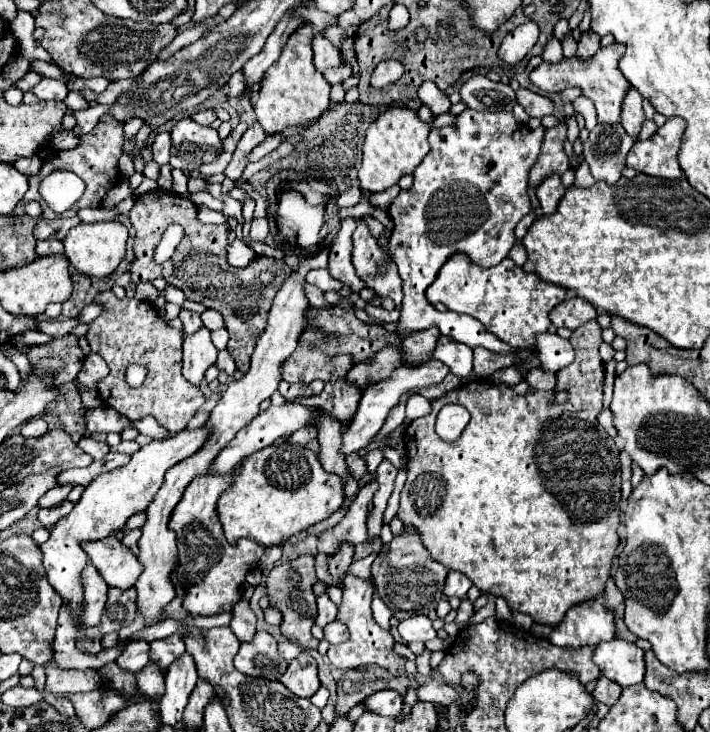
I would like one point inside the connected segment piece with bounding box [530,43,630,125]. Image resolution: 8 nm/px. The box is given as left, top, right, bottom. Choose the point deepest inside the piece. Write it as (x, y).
(599, 78)

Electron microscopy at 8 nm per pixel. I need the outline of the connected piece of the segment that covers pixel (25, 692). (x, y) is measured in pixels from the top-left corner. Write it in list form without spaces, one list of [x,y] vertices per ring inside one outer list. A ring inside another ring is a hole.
[[[12,687],[2,693],[2,701],[10,707],[26,707],[42,701],[42,695],[36,689],[26,689],[26,687]]]

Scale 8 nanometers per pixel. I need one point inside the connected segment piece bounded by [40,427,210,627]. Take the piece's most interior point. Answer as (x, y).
(109, 501)

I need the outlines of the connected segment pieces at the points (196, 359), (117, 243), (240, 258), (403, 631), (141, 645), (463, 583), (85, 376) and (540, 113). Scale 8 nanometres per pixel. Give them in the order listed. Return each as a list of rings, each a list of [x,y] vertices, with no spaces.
[[[200,329],[192,337],[186,337],[184,339],[184,355],[182,355],[182,375],[192,385],[200,385],[206,369],[216,363],[216,353],[218,351],[210,341],[208,329]]]
[[[98,221],[98,223],[80,223],[74,227],[66,239],[66,257],[74,265],[78,273],[90,275],[90,277],[108,277],[116,271],[116,267],[122,263],[126,255],[126,241],[128,241],[128,229],[120,221]]]
[[[236,239],[236,241],[228,247],[228,255],[226,255],[226,259],[228,259],[228,263],[230,263],[232,267],[246,267],[254,257],[256,257],[254,249],[248,247],[242,239]]]
[[[414,615],[406,621],[400,621],[398,633],[404,637],[404,641],[428,641],[436,637],[436,631],[432,627],[432,621],[426,615]]]
[[[132,641],[116,659],[116,663],[130,673],[138,673],[148,663],[148,641]]]
[[[450,571],[446,577],[446,587],[444,587],[444,595],[446,597],[458,597],[458,599],[466,599],[466,591],[472,587],[472,581],[460,573],[460,571]]]
[[[90,353],[86,359],[84,359],[84,367],[82,371],[78,373],[78,381],[84,385],[84,387],[96,387],[96,383],[100,379],[104,379],[108,375],[108,367],[104,363],[104,359],[96,353]]]
[[[518,89],[516,91],[516,101],[524,107],[524,111],[530,117],[542,119],[544,115],[552,115],[552,111],[554,111],[554,105],[552,105],[552,101],[548,97],[542,97],[542,95],[532,93],[528,89]]]

